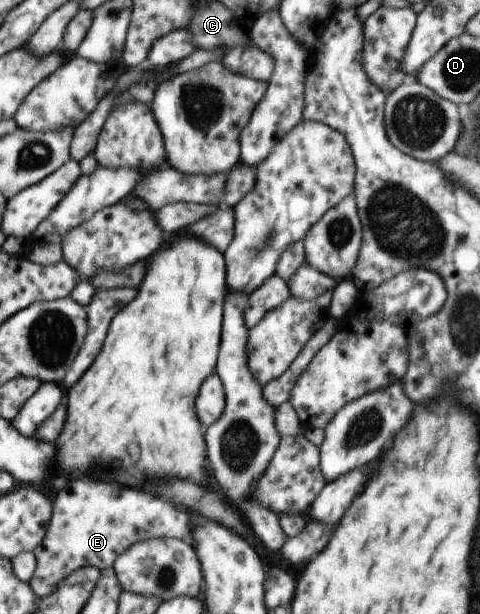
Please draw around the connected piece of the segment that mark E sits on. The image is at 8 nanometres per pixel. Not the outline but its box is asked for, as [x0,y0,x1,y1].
[30,478,189,596]

